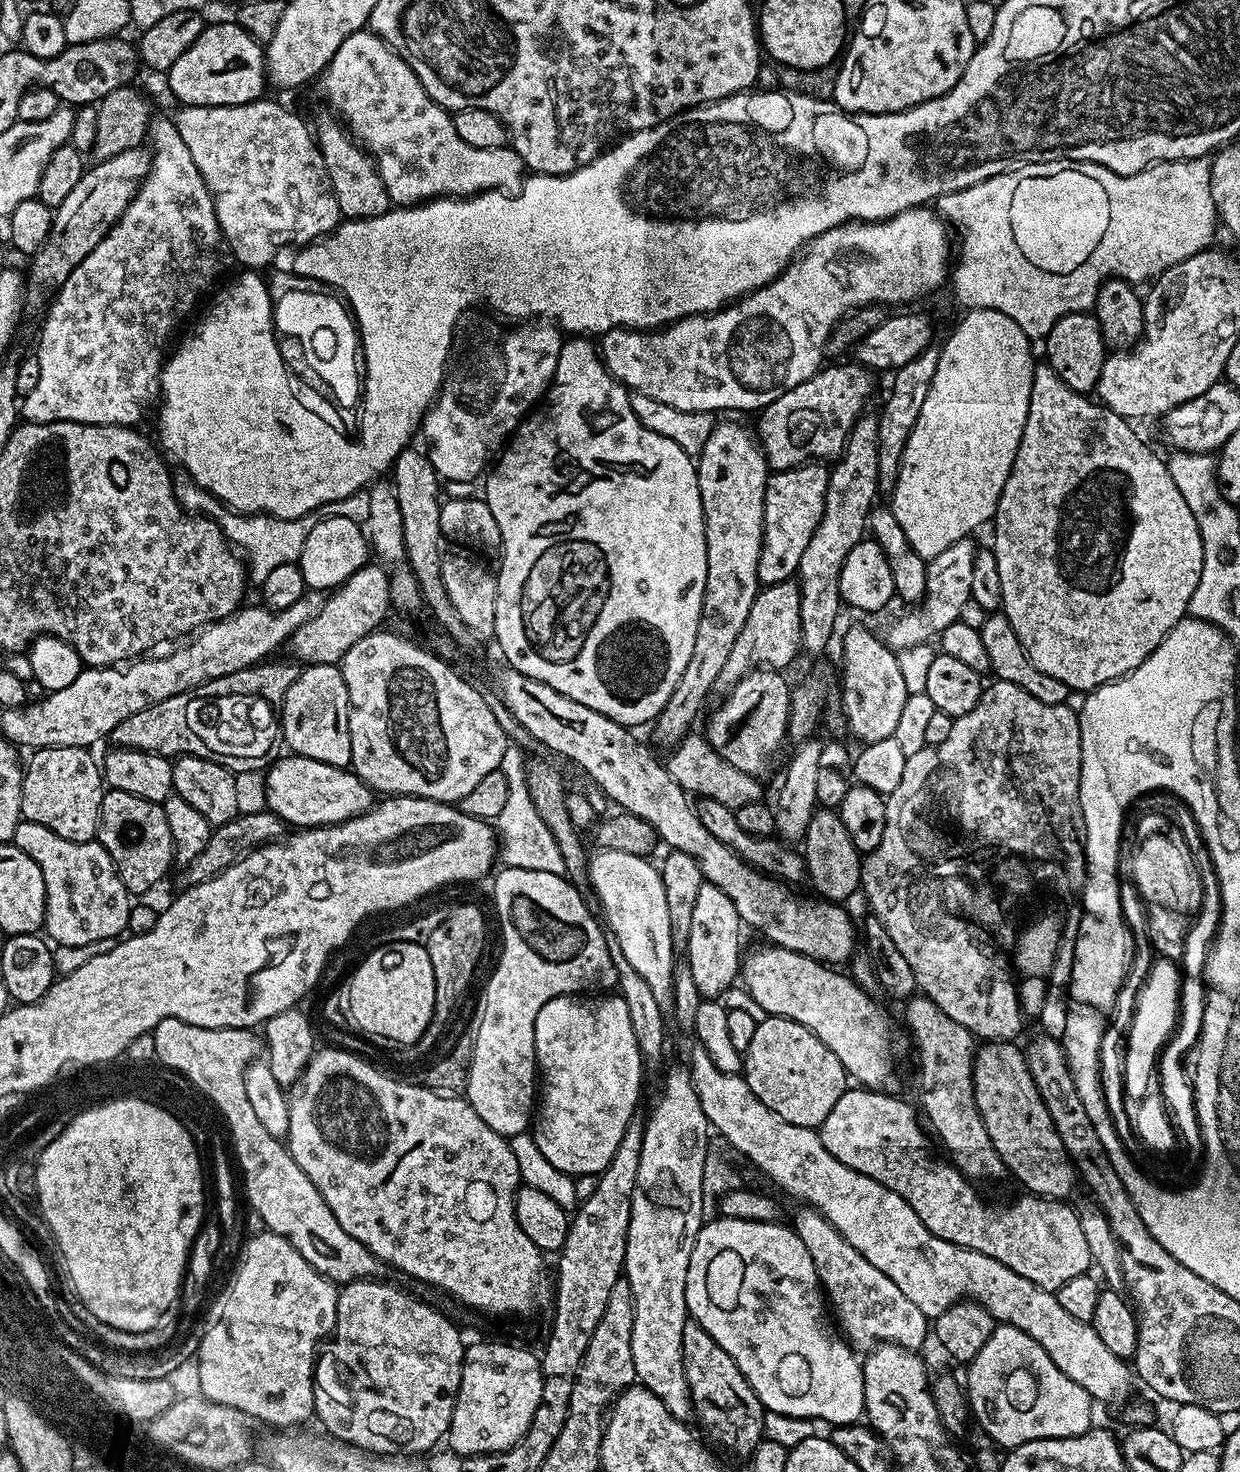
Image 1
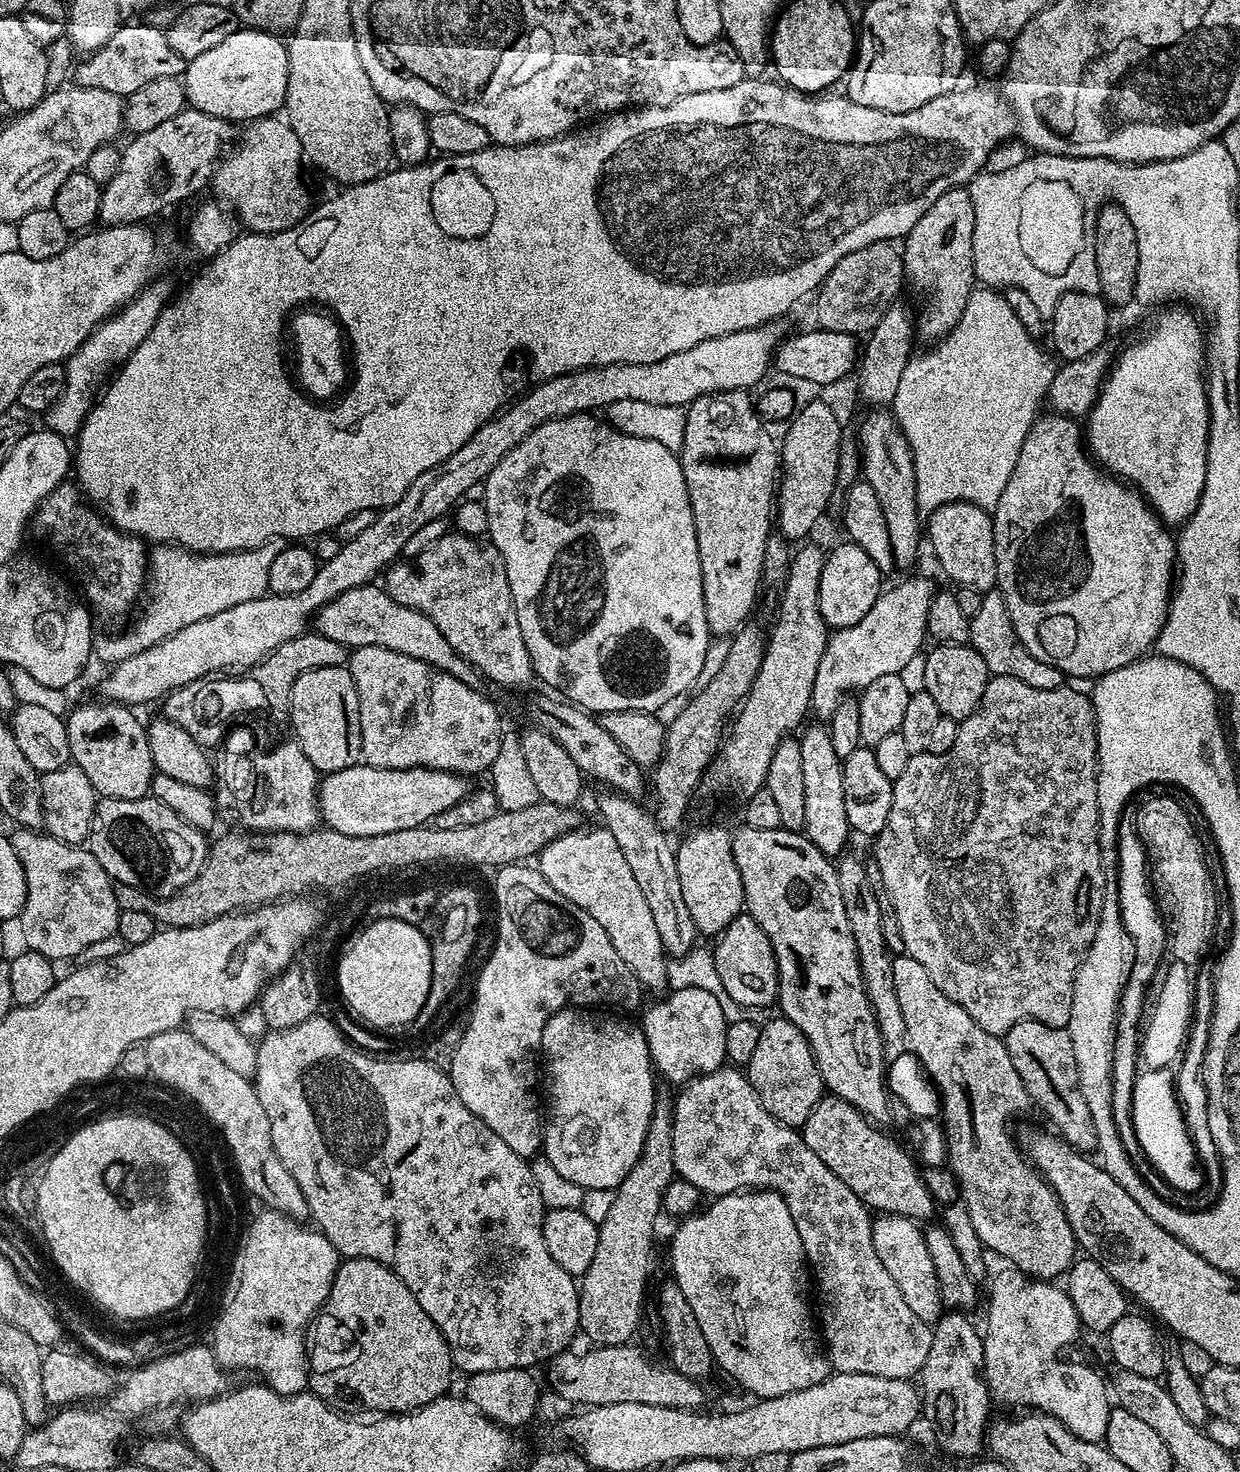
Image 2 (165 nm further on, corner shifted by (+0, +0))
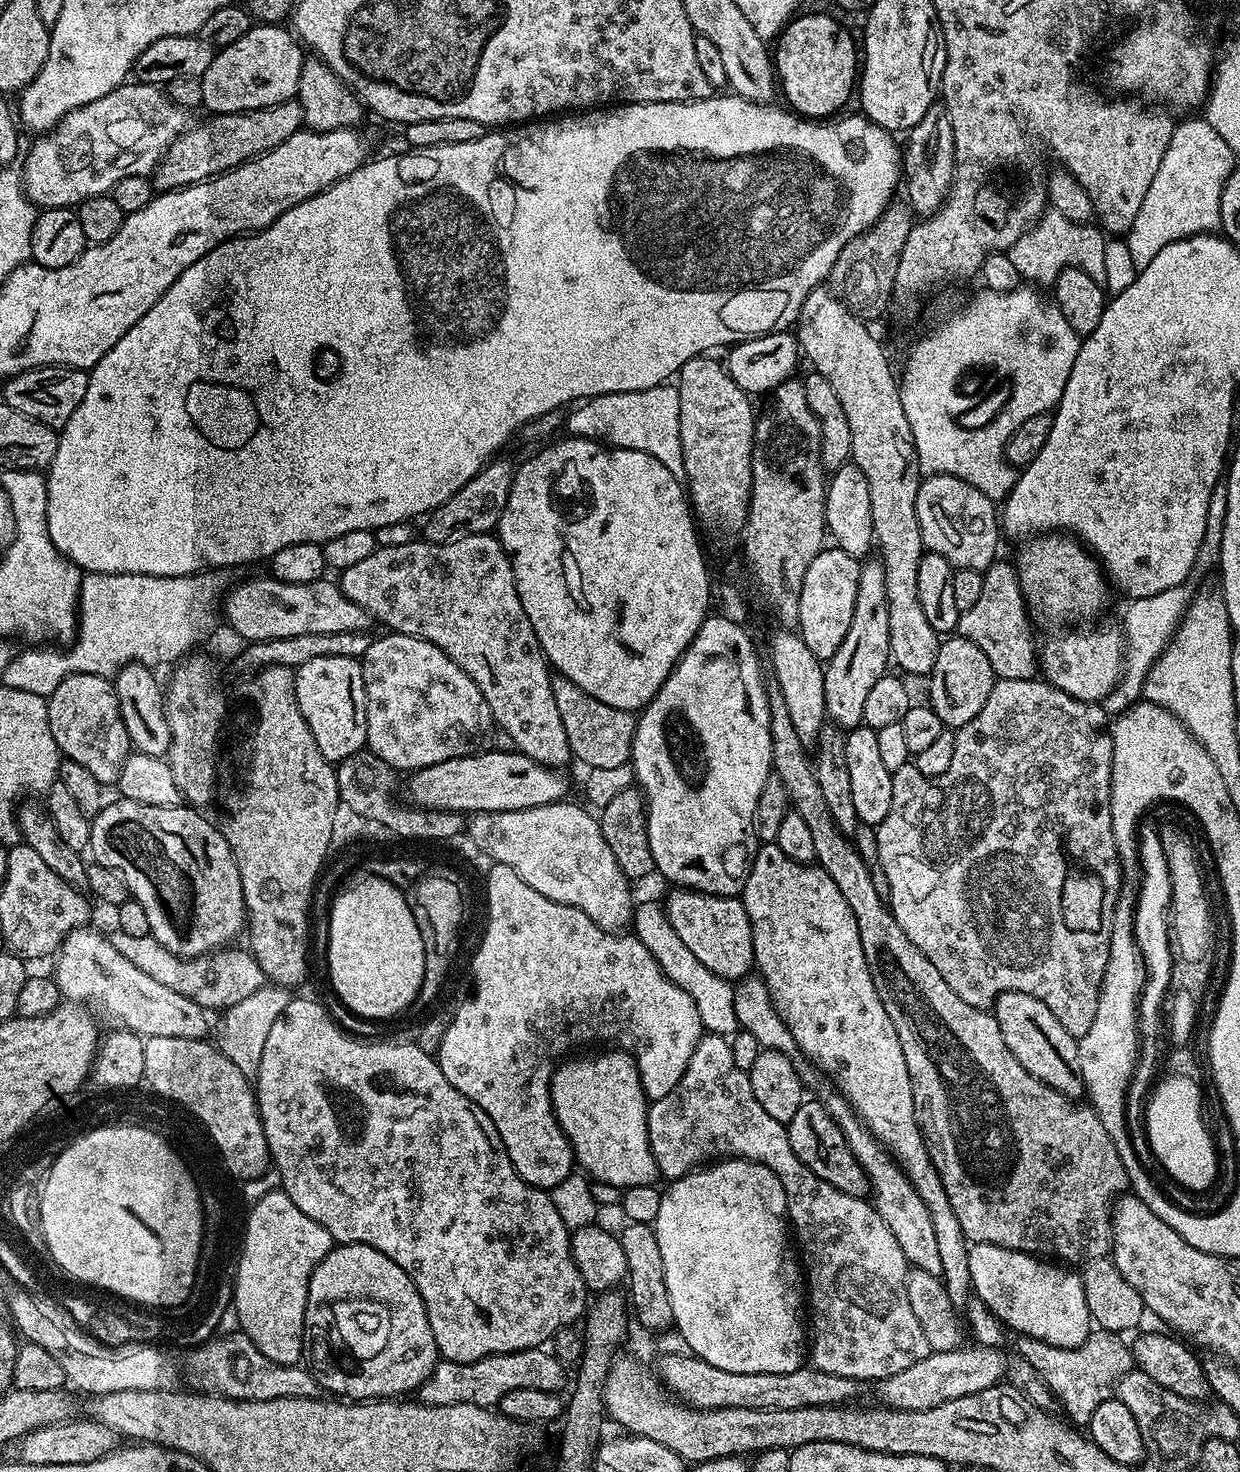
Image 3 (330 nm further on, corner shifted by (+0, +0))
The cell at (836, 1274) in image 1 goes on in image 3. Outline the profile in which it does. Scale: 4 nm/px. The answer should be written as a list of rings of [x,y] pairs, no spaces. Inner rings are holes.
[[[701,1036],[678,1086],[674,1086],[674,1090],[665,1097],[649,1103],[648,1141],[656,1171],[668,1182],[681,1180],[686,1173],[703,1165],[709,1159],[708,1154],[761,1164],[782,1182],[788,1203],[787,1217],[806,1277],[811,1367],[861,1382],[879,1382],[898,1374],[898,1370],[906,1370],[906,1366],[914,1366],[914,1362],[922,1362],[922,1358],[933,1352],[930,1342],[926,1342],[926,1334],[922,1334],[922,1326],[918,1326],[918,1318],[914,1318],[914,1310],[910,1310],[910,1298],[906,1294],[910,1265],[902,1254],[902,1246],[898,1246],[894,1234],[890,1234],[890,1226],[882,1222],[867,1199],[838,1190],[829,1180],[818,1178],[810,1166],[800,1161],[798,1154],[794,1154],[794,1146],[790,1146],[787,1127],[780,1124],[778,1118],[770,1118],[770,1114],[762,1110],[758,1098],[754,1098],[748,1073],[738,1069],[725,1037]]]

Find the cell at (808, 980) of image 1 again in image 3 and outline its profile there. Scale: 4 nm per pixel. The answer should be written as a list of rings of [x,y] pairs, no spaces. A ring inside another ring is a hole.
[[[677,887],[669,894],[668,900],[663,901],[663,906],[670,918],[670,926],[674,926],[674,934],[682,938],[690,954],[694,954],[694,958],[698,958],[706,970],[729,982],[739,982],[753,971],[756,959],[752,927],[743,899],[711,896],[705,892],[693,892],[690,888]]]

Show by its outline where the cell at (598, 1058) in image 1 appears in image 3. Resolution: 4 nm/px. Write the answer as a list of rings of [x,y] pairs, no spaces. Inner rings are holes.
[[[608,1050],[601,1056],[592,1056],[589,1060],[568,1060],[557,1067],[552,1074],[552,1109],[560,1128],[572,1147],[572,1154],[577,1165],[598,1183],[610,1183],[621,1190],[656,1184],[658,1173],[654,1154],[648,1141],[648,1106],[649,1099],[642,1090],[638,1066],[627,1050]]]

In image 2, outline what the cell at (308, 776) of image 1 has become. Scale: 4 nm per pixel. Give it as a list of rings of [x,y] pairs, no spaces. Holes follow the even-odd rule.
[[[357,762],[346,770],[329,772],[319,781],[320,820],[338,834],[373,836],[394,830],[425,827],[436,816],[467,798],[469,777],[433,768],[375,768]]]

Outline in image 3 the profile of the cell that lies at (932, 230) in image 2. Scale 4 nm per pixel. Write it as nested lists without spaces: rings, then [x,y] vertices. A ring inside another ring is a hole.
[[[933,106],[922,114],[922,122],[915,124],[907,133],[908,145],[905,143],[902,148],[902,172],[906,177],[906,188],[908,184],[907,203],[917,217],[927,218],[944,205],[948,192],[952,188],[952,179],[956,163],[954,162],[954,130],[950,126],[950,118],[943,107]]]

